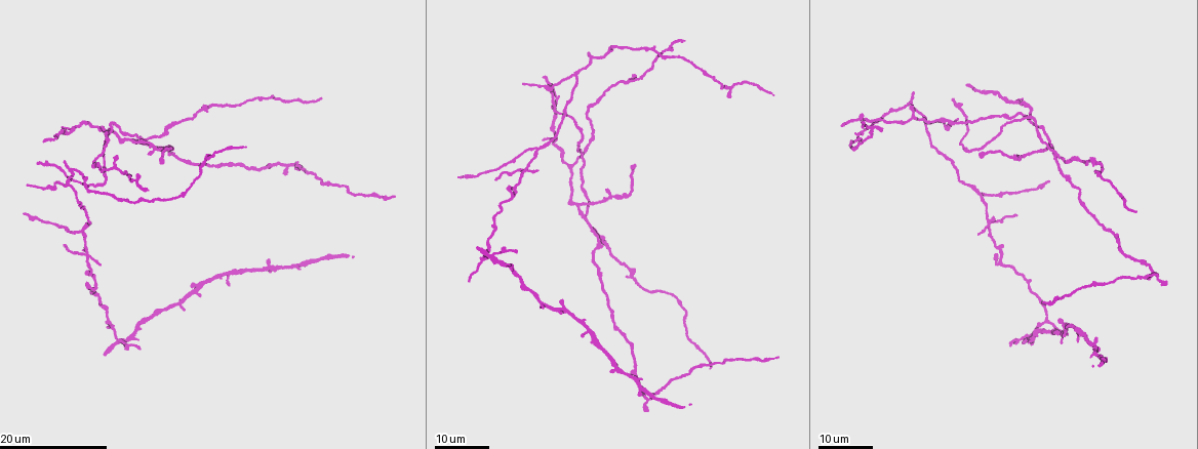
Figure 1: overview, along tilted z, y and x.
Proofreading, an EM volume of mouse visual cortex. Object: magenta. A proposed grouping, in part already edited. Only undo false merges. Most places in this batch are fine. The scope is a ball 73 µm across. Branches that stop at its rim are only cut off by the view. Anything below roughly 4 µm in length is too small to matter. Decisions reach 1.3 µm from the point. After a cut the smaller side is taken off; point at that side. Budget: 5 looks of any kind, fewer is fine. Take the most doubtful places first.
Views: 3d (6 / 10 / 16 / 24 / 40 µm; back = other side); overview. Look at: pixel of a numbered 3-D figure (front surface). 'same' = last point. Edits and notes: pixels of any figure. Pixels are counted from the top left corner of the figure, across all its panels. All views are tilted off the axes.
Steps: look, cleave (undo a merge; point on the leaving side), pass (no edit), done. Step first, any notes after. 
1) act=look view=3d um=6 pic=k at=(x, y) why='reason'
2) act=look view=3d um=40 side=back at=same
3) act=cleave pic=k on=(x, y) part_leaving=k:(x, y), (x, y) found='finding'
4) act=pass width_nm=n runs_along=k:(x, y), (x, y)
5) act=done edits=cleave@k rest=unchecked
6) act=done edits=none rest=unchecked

act=look view=3d um=24 pic=1 at=(1014, 122) why='thin arm on a thick one'

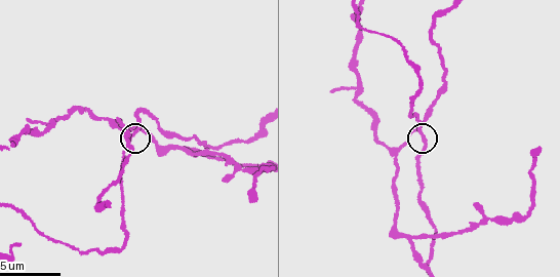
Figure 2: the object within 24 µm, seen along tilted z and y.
act=look view=3d um=10 pic=2 at=(419, 133)

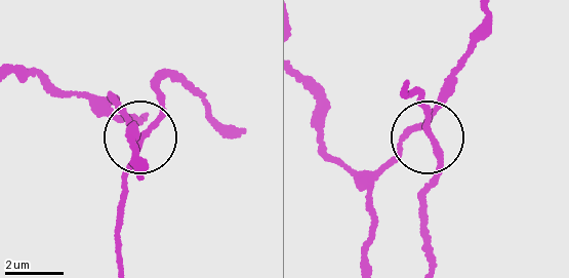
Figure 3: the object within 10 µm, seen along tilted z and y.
act=pass runs_along=3:(137, 176), (137, 135), (119, 209) found='all the same cell'

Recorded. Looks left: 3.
act=look view=3d um=16 pic=1 at=(585, 217)

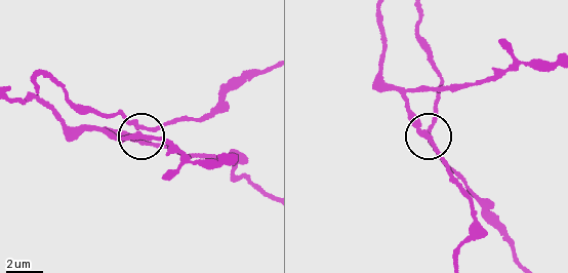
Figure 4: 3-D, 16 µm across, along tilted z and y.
act=look view=3d um=6 pic=4 at=(138, 128)

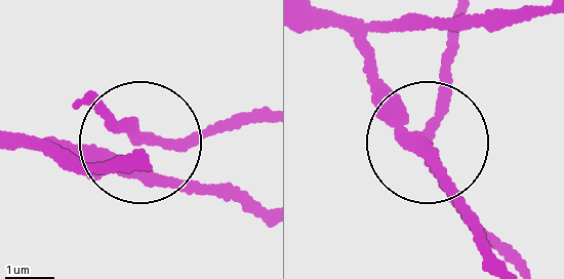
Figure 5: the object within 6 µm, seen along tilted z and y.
act=pass arms=4 runs_along=5:(87, 96), (144, 143), (267, 122) found='one cell here'

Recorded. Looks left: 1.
act=done edits=none rest=unchecked

